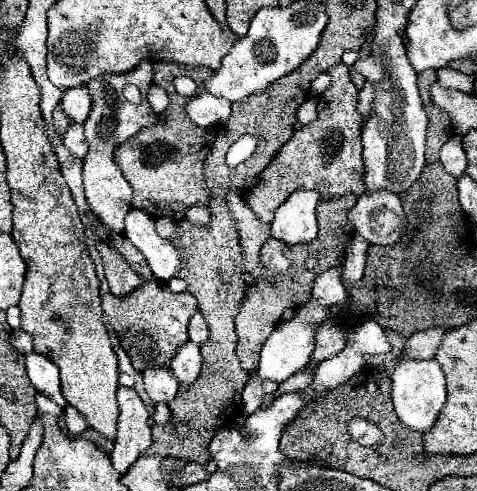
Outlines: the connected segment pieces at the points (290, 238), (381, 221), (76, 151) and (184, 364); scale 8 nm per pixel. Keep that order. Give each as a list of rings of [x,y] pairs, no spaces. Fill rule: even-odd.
[[[294,191],[278,209],[272,221],[272,237],[278,241],[284,241],[286,245],[298,245],[298,243],[310,243],[316,239],[316,215],[314,209],[318,205],[318,193],[316,191]]]
[[[384,189],[358,197],[358,203],[350,209],[350,221],[356,233],[370,243],[394,243],[406,227],[400,197]]]
[[[70,125],[64,135],[64,147],[78,159],[84,159],[88,153],[88,143],[84,139],[84,127],[82,125]]]
[[[192,341],[180,345],[170,363],[172,373],[180,383],[194,383],[196,377],[200,375],[200,367],[202,367],[200,347]]]

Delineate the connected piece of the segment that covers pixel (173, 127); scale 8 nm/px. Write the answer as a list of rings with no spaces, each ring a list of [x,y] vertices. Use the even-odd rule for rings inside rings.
[[[156,61],[154,63],[154,83],[164,87],[170,95],[170,105],[164,113],[158,115],[158,121],[142,131],[138,131],[138,135],[134,135],[130,141],[124,141],[116,147],[114,151],[114,161],[116,165],[122,169],[124,177],[128,179],[130,187],[134,189],[134,197],[132,197],[132,207],[141,208],[146,211],[150,217],[150,191],[158,191],[156,199],[154,199],[154,217],[152,219],[160,219],[160,217],[170,217],[176,219],[184,219],[184,211],[176,213],[170,209],[174,209],[170,203],[166,207],[166,201],[180,201],[180,205],[190,207],[190,205],[206,205],[208,207],[208,187],[206,187],[206,179],[204,179],[204,159],[206,155],[210,155],[210,147],[214,147],[214,139],[218,139],[218,125],[214,127],[196,127],[194,123],[186,121],[184,115],[184,105],[188,103],[186,97],[178,95],[174,89],[174,79],[180,75],[188,75],[192,77],[198,85],[200,85],[200,69],[202,67],[192,67],[192,65],[180,65],[180,63],[172,63],[172,61]]]

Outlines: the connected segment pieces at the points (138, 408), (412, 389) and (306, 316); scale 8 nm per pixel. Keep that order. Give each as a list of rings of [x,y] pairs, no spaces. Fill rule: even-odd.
[[[118,387],[118,407],[118,433],[110,459],[114,469],[124,475],[132,463],[152,445],[152,433],[148,425],[148,409],[134,389]]]
[[[402,359],[398,367],[392,373],[392,403],[398,419],[420,433],[428,433],[442,407],[446,405],[446,385],[444,385],[444,373],[436,359],[426,361],[414,361],[414,359]]]
[[[310,303],[310,305],[304,305],[304,307],[296,309],[292,319],[282,321],[280,325],[276,325],[276,329],[272,331],[272,335],[268,337],[268,341],[264,343],[264,347],[260,351],[260,365],[258,365],[256,375],[262,381],[270,379],[270,381],[282,383],[288,377],[292,377],[294,373],[298,373],[300,369],[304,369],[308,365],[308,359],[310,359],[312,351],[314,351],[316,325],[320,325],[326,317],[328,317],[326,307],[322,307],[318,303]]]

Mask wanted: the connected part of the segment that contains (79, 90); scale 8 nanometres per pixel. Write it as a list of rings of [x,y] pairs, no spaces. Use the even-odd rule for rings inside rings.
[[[72,87],[72,89],[66,89],[64,95],[62,95],[62,111],[66,113],[66,117],[72,121],[72,123],[84,123],[86,117],[88,117],[88,111],[90,111],[90,95],[88,95],[88,89],[86,87]]]

